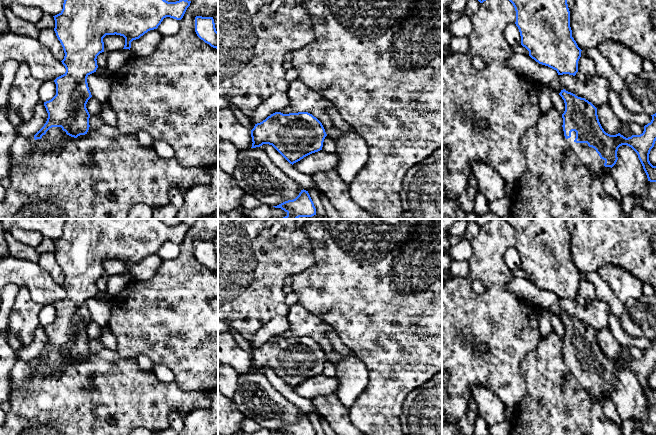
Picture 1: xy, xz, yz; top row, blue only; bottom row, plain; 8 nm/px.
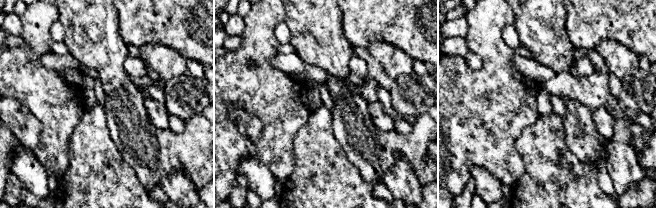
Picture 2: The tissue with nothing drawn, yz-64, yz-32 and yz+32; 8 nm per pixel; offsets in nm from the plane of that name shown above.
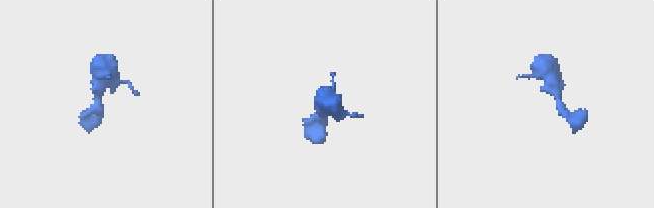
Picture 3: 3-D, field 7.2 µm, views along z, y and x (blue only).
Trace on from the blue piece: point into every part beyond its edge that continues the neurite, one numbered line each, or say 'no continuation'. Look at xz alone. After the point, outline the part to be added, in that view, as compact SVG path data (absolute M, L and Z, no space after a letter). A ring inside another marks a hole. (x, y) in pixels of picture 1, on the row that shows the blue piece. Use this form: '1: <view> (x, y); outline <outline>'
no continuation

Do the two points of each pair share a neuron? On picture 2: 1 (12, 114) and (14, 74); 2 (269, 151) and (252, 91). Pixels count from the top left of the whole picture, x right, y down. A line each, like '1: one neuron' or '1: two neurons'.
1: two neurons
2: one neuron

